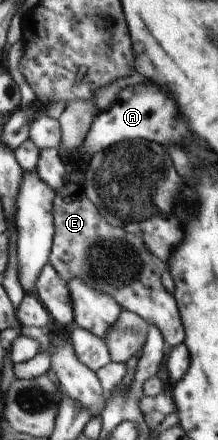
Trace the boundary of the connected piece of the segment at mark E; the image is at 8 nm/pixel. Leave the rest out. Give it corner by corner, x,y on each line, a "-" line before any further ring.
66,182
57,191
53,229
49,264
62,281
68,283
72,278
79,278
84,284
89,283
90,287
112,296
123,309
139,315
149,325
155,325
167,345
175,348
183,343
186,331
179,319
179,307
162,285
165,263
159,259
151,261
151,253
137,235
109,225
86,197
83,187

